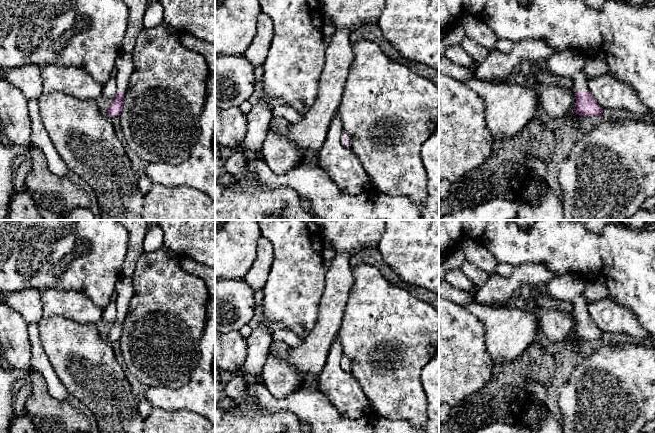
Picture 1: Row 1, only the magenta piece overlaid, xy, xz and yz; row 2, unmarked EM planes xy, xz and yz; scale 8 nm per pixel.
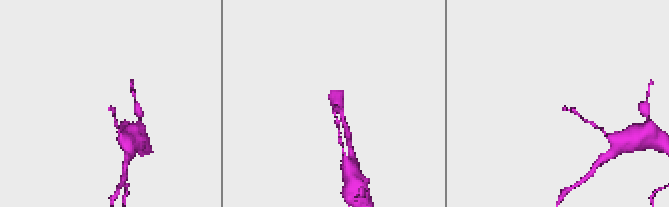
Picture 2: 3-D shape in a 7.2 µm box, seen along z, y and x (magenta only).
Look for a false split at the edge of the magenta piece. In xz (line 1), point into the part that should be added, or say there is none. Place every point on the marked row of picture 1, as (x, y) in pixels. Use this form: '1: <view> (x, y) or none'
1: xz (348, 141)

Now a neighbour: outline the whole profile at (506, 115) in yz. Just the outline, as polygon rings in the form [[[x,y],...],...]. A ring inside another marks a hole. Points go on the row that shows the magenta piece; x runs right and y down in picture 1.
[[[474,76],[466,85],[483,99],[486,123],[495,139],[516,135],[537,116],[534,90],[504,82],[484,82]]]

